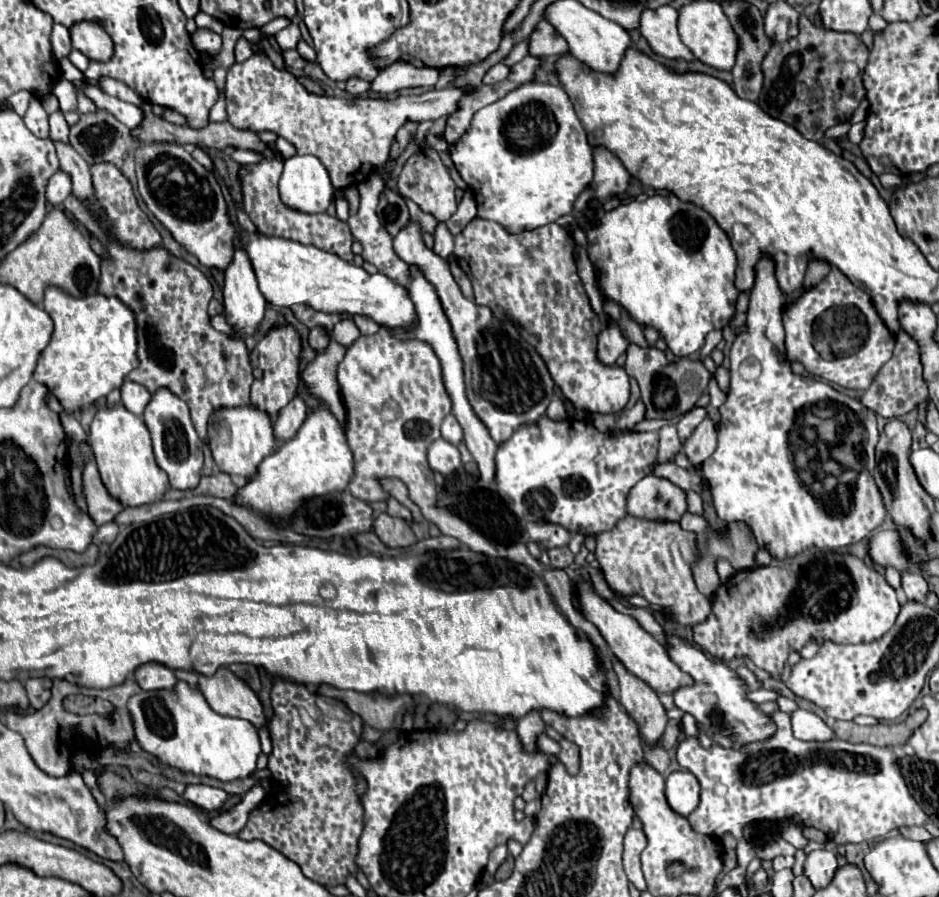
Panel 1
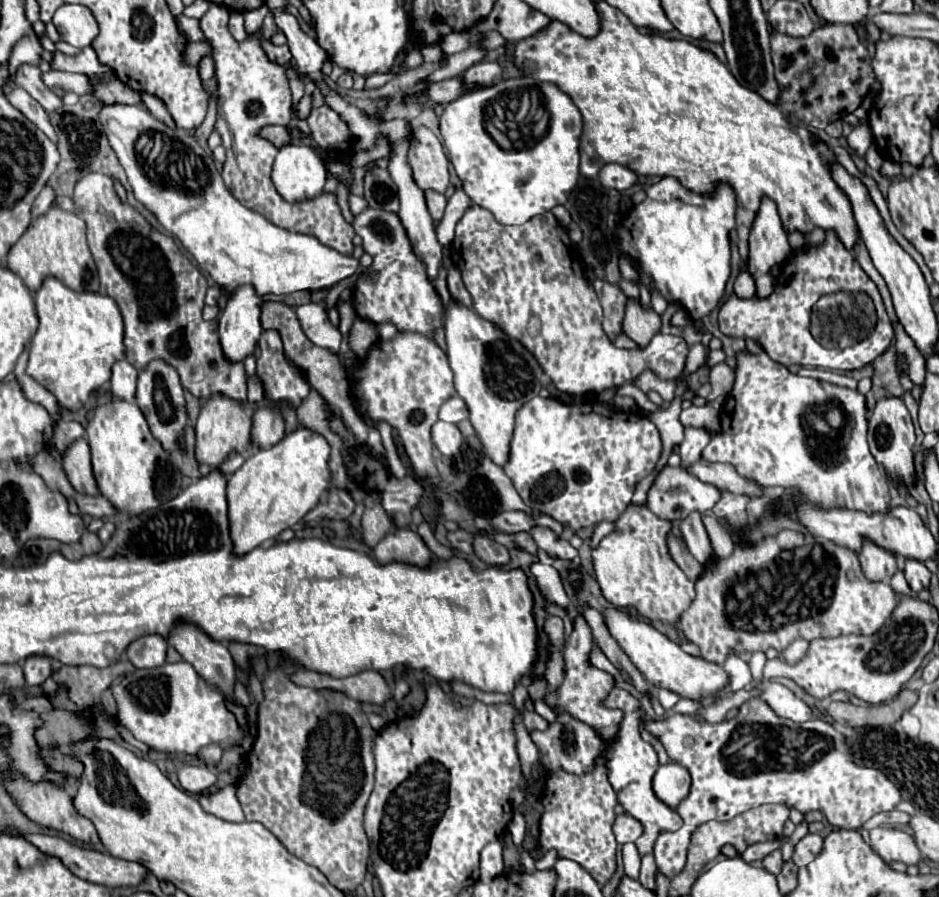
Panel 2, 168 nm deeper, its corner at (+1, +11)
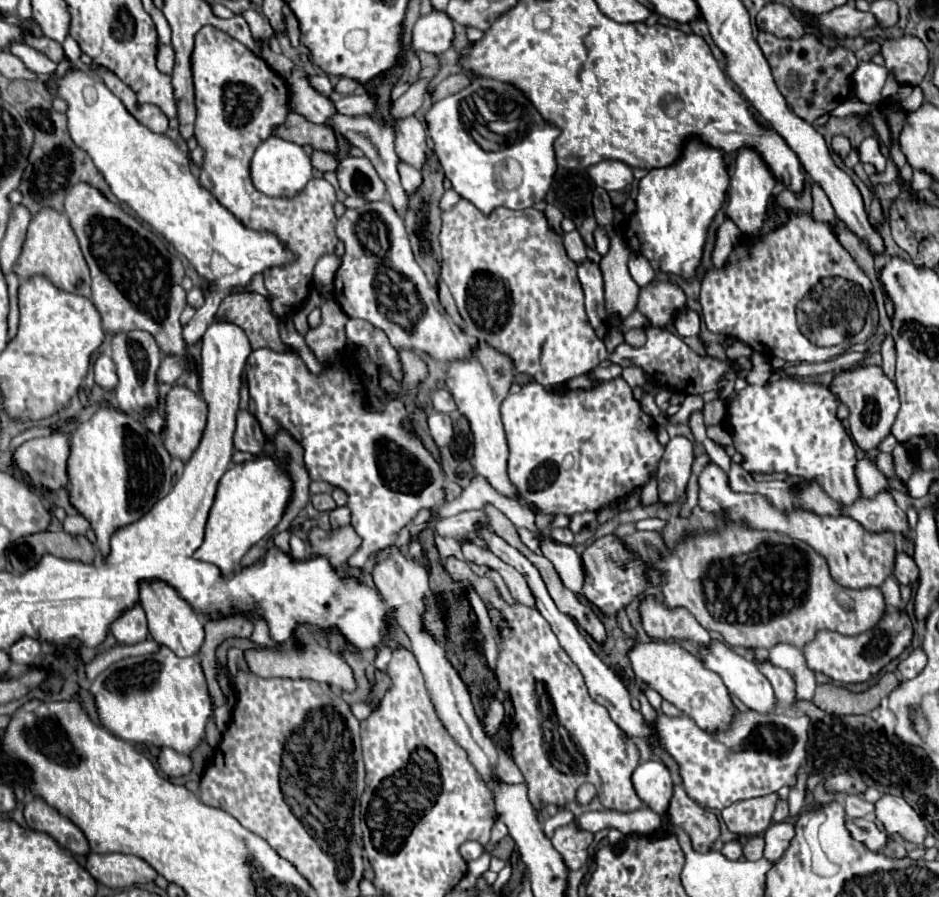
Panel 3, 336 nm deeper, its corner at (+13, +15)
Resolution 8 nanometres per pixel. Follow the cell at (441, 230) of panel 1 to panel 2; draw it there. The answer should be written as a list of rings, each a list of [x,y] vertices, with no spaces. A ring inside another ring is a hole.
[[[426,191],[426,205],[428,205],[432,219],[444,217],[444,209],[446,209],[446,197],[444,195],[434,193],[434,191]]]

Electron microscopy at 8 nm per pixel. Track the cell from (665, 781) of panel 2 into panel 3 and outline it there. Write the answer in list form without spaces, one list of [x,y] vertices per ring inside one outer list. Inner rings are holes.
[[[662,761],[640,763],[632,773],[632,785],[642,803],[646,803],[654,813],[660,815],[668,809],[674,783]]]

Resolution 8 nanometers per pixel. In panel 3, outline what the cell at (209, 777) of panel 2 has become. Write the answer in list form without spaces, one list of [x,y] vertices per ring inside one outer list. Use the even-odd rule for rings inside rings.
[[[162,747],[156,761],[166,777],[182,777],[182,775],[188,775],[192,771],[190,757],[182,755],[170,747]]]

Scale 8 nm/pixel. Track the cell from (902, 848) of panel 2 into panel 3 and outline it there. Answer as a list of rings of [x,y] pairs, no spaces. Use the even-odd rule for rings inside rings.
[[[862,817],[862,819],[846,819],[846,829],[850,831],[850,835],[856,841],[864,843],[870,851],[884,849],[886,841],[888,841],[888,835],[884,831],[880,831],[872,819],[866,819],[866,817]]]

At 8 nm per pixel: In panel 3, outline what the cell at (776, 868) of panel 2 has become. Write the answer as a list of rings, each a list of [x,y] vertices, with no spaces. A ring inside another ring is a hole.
[[[762,835],[750,837],[744,843],[744,857],[750,861],[758,861],[758,859],[762,859],[762,855],[764,855],[764,837]]]

